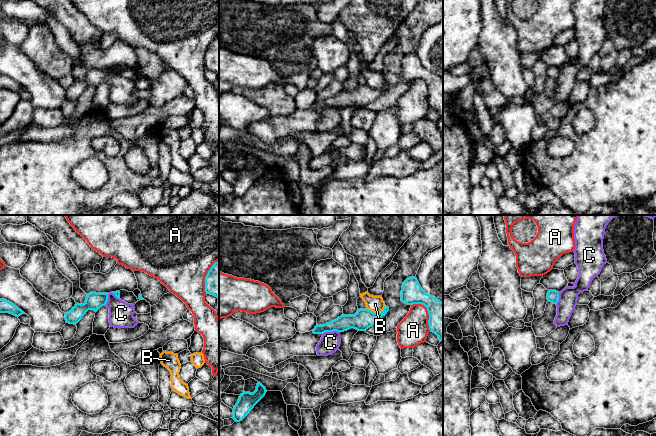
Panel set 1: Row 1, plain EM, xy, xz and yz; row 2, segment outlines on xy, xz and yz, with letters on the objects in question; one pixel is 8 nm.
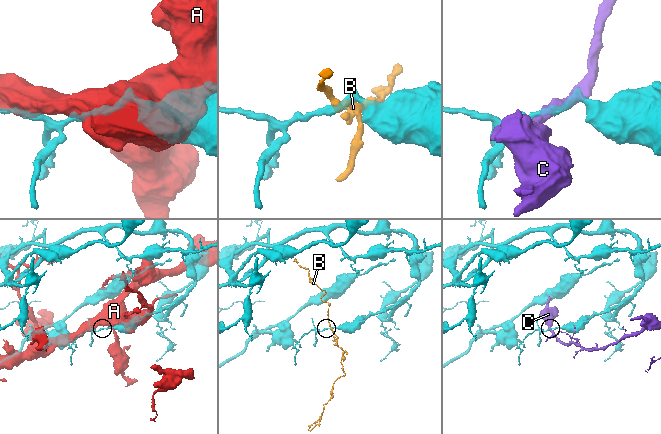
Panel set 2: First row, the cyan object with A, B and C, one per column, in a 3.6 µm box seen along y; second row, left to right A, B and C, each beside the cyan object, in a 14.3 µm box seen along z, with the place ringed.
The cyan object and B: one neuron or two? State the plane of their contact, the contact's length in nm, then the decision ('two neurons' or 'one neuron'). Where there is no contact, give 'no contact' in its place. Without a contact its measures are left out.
xz | 160 nm | two neurons

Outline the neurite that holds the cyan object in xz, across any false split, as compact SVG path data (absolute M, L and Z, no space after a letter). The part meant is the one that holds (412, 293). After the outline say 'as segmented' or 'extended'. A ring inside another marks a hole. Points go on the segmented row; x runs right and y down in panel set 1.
M409 277L403 282L401 301L407 305L424 305L429 314L430 331L438 336L440 342L443 341L443 302L427 294L416 277Z | as segmented

